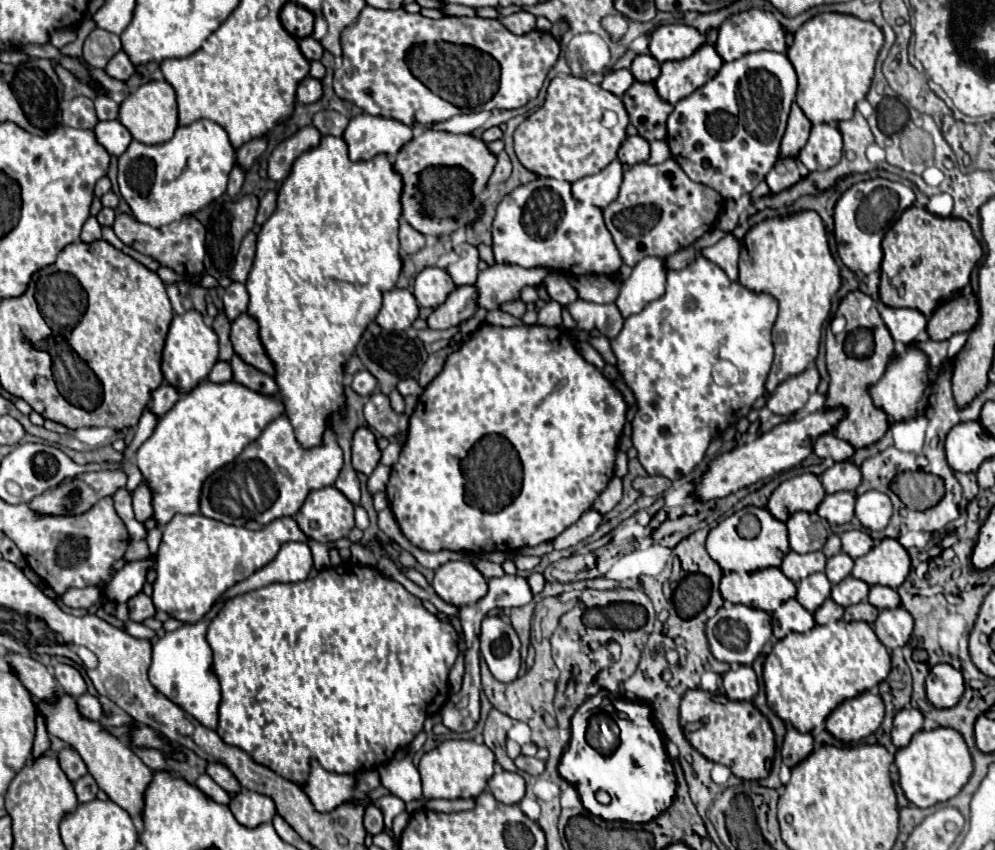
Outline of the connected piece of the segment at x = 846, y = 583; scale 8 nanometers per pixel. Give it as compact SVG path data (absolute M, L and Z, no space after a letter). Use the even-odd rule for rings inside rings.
M846 577L844 581L840 581L840 585L832 585L832 599L842 605L842 607L848 607L848 605L854 605L854 603L860 603L866 599L868 595L868 585L856 577Z

